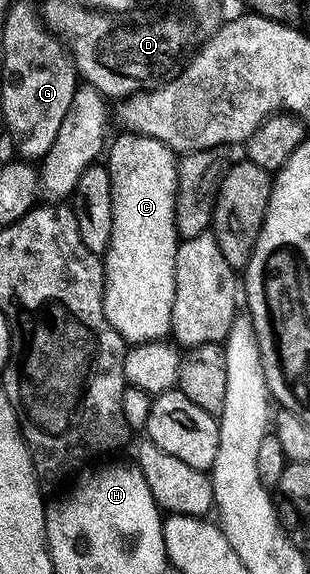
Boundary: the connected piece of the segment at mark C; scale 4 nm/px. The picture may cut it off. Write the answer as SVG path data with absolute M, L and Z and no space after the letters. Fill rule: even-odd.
M121 133L117 140L110 142L107 147L107 166L111 177L111 209L113 210L113 220L111 221L111 241L109 248L105 250L103 262L105 265L105 292L103 293L103 309L107 313L107 321L111 321L113 328L125 338L126 344L135 343L156 343L164 340L170 334L171 325L171 305L175 301L175 253L179 236L177 234L177 222L175 213L177 212L177 165L178 156L166 143L160 143L157 139L152 139L146 135L136 133Z

